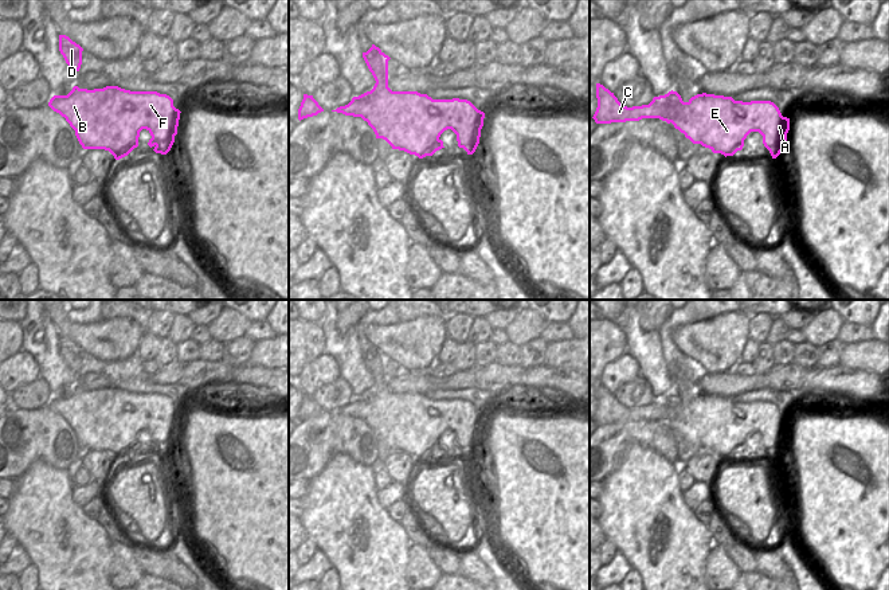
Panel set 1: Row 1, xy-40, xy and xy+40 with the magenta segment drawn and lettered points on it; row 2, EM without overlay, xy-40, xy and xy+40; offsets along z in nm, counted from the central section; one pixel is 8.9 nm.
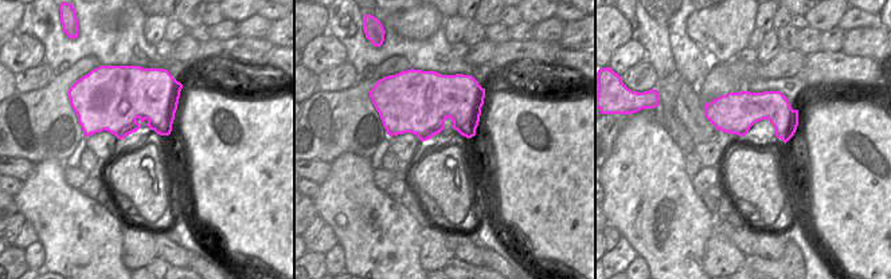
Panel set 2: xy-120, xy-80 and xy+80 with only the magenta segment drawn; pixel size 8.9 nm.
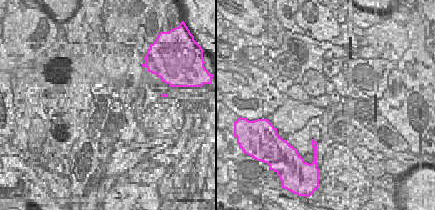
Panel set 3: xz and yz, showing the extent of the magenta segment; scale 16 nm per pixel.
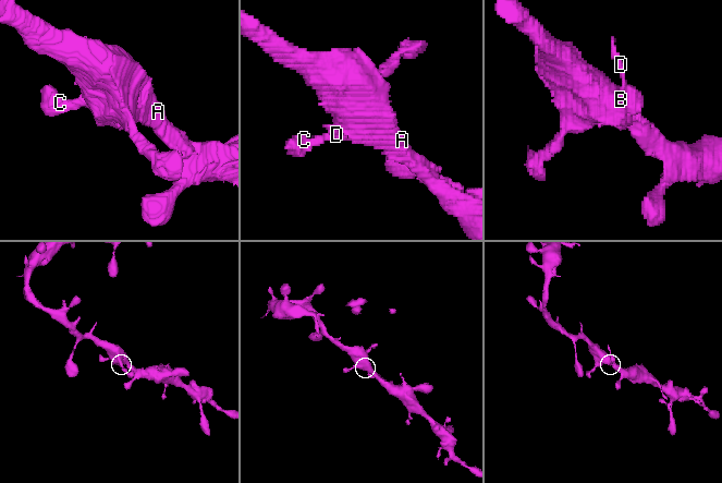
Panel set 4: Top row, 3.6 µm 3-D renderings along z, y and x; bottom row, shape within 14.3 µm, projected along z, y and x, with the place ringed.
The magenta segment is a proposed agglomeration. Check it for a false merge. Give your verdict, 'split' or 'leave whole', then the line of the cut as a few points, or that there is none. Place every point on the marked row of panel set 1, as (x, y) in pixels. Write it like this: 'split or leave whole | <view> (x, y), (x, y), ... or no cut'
leave whole | no cut

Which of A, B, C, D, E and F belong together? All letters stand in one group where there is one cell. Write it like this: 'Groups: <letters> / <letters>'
Groups: A B C D E F.

